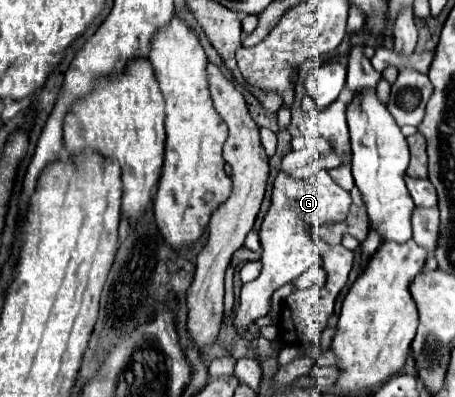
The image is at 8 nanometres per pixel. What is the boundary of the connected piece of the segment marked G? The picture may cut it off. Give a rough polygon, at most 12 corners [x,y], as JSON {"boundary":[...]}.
{"boundary":[[326,169],[276,177],[260,225],[262,273],[244,283],[238,333],[272,293],[322,263],[314,227],[348,215]]}

